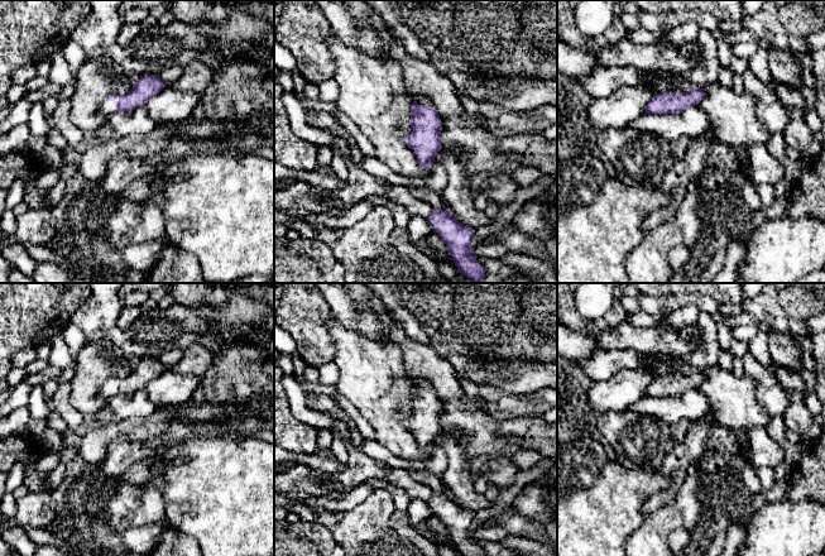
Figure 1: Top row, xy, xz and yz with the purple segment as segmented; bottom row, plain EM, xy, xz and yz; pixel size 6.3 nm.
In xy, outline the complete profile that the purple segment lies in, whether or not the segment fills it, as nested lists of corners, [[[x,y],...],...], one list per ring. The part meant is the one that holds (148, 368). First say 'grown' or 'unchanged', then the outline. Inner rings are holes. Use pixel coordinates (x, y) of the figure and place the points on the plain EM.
grown; [[[159,358],[140,359],[138,365],[126,378],[109,378],[101,388],[100,396],[104,399],[110,399],[117,394],[131,394],[145,385],[164,372],[164,364]]]

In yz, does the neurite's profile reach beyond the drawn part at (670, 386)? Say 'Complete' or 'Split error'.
Complete

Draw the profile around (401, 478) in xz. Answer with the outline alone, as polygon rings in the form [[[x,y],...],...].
[[[382,462],[383,468],[388,470],[384,480],[402,488],[411,499],[422,499],[423,502],[428,502],[432,497],[432,490],[426,484],[416,480],[409,470],[390,468],[385,462]]]

